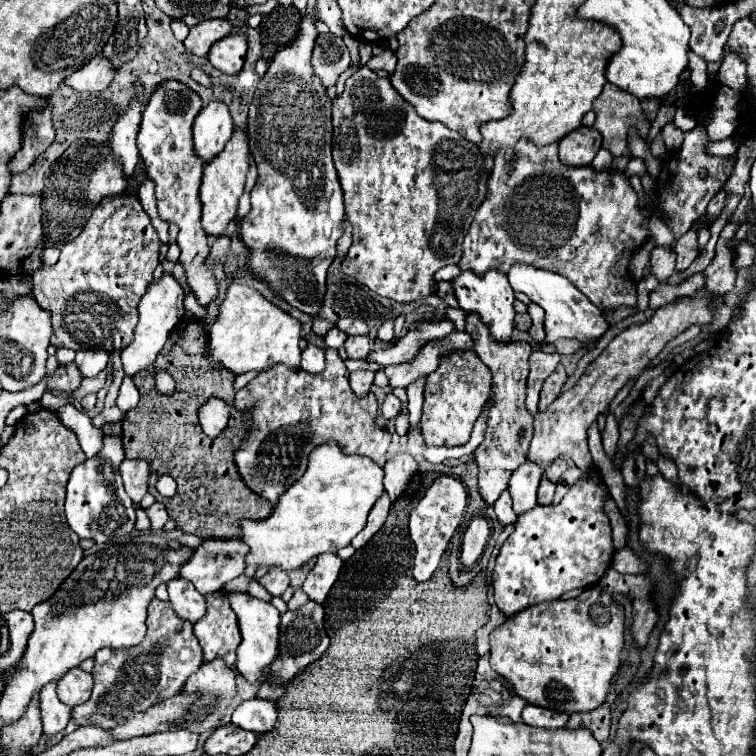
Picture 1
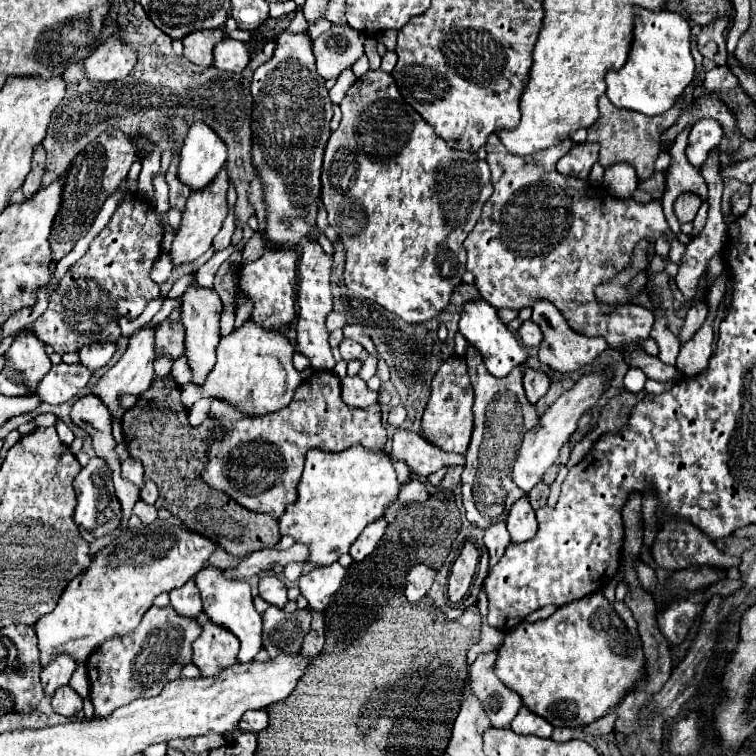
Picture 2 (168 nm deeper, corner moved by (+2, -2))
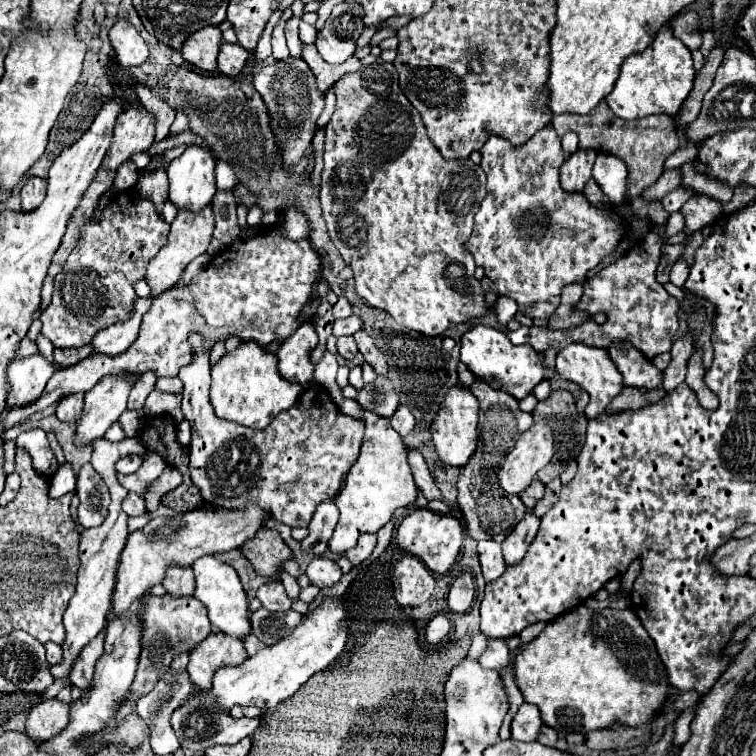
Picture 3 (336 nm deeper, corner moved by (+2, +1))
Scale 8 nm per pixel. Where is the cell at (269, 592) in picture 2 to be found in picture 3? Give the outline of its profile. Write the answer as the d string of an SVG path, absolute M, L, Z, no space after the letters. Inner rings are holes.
M272 580L264 586L260 586L256 592L256 598L270 612L286 612L286 610L290 610L290 604L292 604L280 580Z

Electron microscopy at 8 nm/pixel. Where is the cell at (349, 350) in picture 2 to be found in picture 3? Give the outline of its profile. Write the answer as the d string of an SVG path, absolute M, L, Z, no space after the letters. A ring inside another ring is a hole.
M342 336L338 338L338 354L346 360L352 360L356 354L358 354L358 346L354 342L352 336Z

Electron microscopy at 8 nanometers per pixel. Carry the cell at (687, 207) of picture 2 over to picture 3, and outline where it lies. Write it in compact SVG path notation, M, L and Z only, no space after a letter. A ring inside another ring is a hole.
M692 196L682 208L680 208L686 224L684 224L684 232L692 234L702 230L706 224L714 222L720 214L722 214L722 204L708 198L708 196Z

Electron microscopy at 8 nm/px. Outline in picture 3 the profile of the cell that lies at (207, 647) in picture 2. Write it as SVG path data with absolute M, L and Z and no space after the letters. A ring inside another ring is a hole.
M214 630L204 642L200 642L190 652L188 662L188 674L194 686L208 688L210 678L214 676L214 670L218 666L236 666L246 660L244 644L236 638L230 638L228 634L222 634L220 630Z

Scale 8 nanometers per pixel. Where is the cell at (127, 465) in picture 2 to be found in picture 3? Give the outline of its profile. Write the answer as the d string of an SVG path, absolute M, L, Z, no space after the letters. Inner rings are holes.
M132 454L132 456L126 456L126 458L118 460L116 462L116 470L120 474L134 474L140 468L140 464L142 464L142 458L138 454Z

